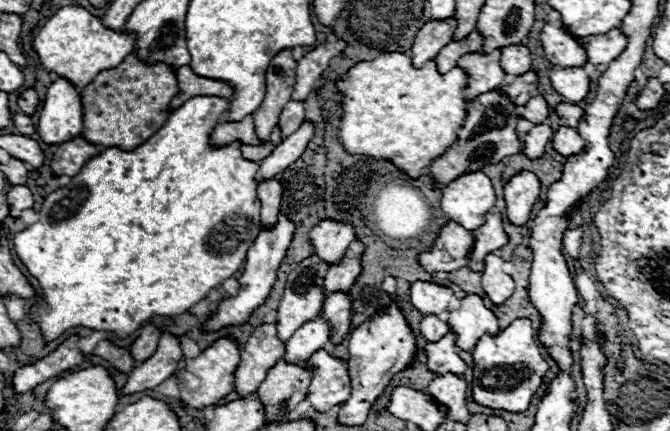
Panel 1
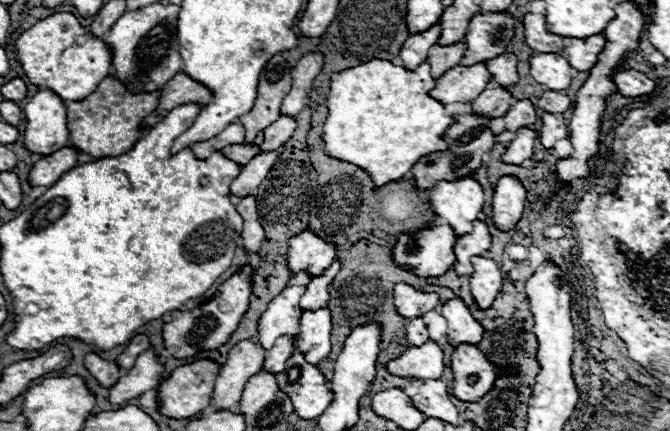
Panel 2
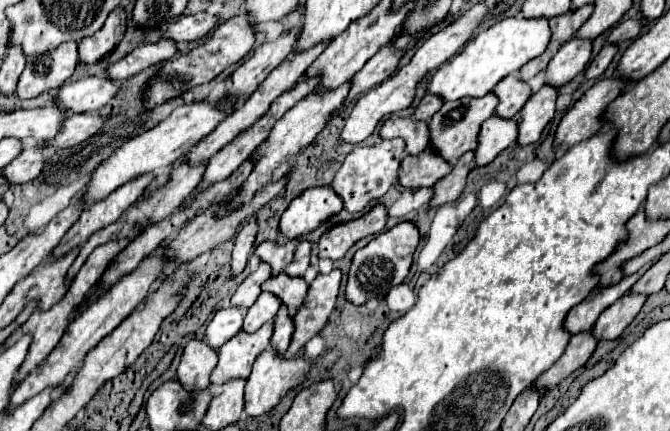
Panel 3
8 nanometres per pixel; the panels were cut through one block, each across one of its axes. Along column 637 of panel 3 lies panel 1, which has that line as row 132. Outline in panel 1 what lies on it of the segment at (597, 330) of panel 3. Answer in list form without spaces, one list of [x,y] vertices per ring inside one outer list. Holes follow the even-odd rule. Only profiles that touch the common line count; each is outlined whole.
[[[304,122],[292,136],[282,140],[282,144],[276,146],[274,152],[268,158],[258,162],[260,164],[258,178],[260,180],[270,178],[270,176],[282,172],[294,160],[298,160],[304,154],[304,150],[306,150],[308,142],[312,140],[312,136],[314,136],[314,124],[312,122]]]

